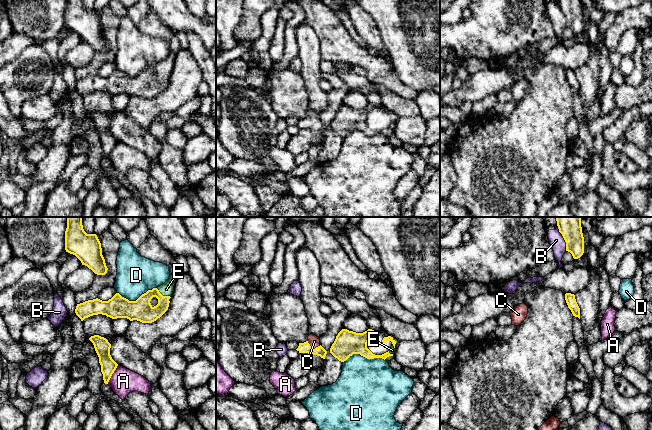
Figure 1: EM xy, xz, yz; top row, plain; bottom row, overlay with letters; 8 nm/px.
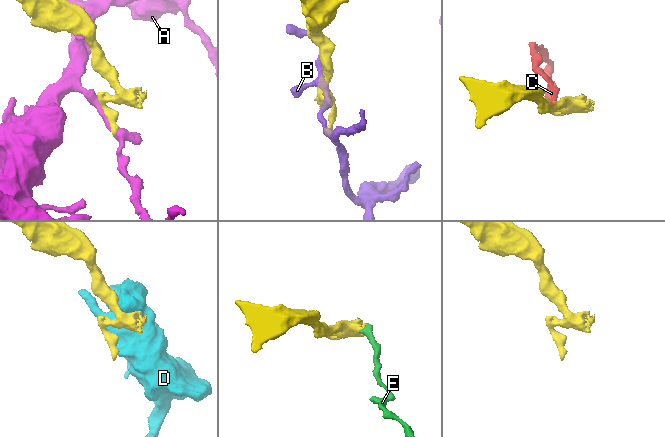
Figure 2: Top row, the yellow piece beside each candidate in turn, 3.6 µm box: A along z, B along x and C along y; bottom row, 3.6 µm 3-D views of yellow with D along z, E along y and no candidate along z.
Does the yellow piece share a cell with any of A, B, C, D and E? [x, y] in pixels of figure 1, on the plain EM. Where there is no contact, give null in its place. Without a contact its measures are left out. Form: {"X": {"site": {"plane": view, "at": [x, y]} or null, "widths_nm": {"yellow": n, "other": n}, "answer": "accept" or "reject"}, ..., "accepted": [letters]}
{"A": {"site": {"plane": "xy", "at": [112, 149]}, "widths_nm": {"yellow": 130, "other": 200}, "answer": "reject"}, "B": {"site": {"plane": "yz", "at": [563, 13]}, "widths_nm": {"yellow": 160, "other": 120}, "answer": "reject"}, "C": {"site": {"plane": "xz", "at": [313, 125]}, "widths_nm": {"yellow": 90, "other": 90}, "answer": "accept"}, "D": {"site": {"plane": "xz", "at": [363, 132]}, "widths_nm": {"yellow": 200, "other": 460}, "answer": "reject"}, "E": {"site": {"plane": "xy", "at": [165, 72]}, "widths_nm": {"yellow": 180, "other": 110}, "answer": "accept"}, "accepted": ["C", "E"]}

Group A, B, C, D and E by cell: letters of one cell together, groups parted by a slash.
A / B / C E / D

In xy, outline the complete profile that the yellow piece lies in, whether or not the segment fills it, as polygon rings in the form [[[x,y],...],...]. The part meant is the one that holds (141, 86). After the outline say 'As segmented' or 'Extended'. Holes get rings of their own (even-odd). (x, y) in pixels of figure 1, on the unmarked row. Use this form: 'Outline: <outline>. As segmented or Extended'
Outline: [[[170,51],[162,61],[148,66],[136,77],[129,77],[116,69],[108,77],[98,74],[77,80],[75,89],[83,97],[93,91],[106,91],[112,95],[127,94],[142,99],[152,99],[160,94],[169,83],[174,67],[176,52]]]. Extended

